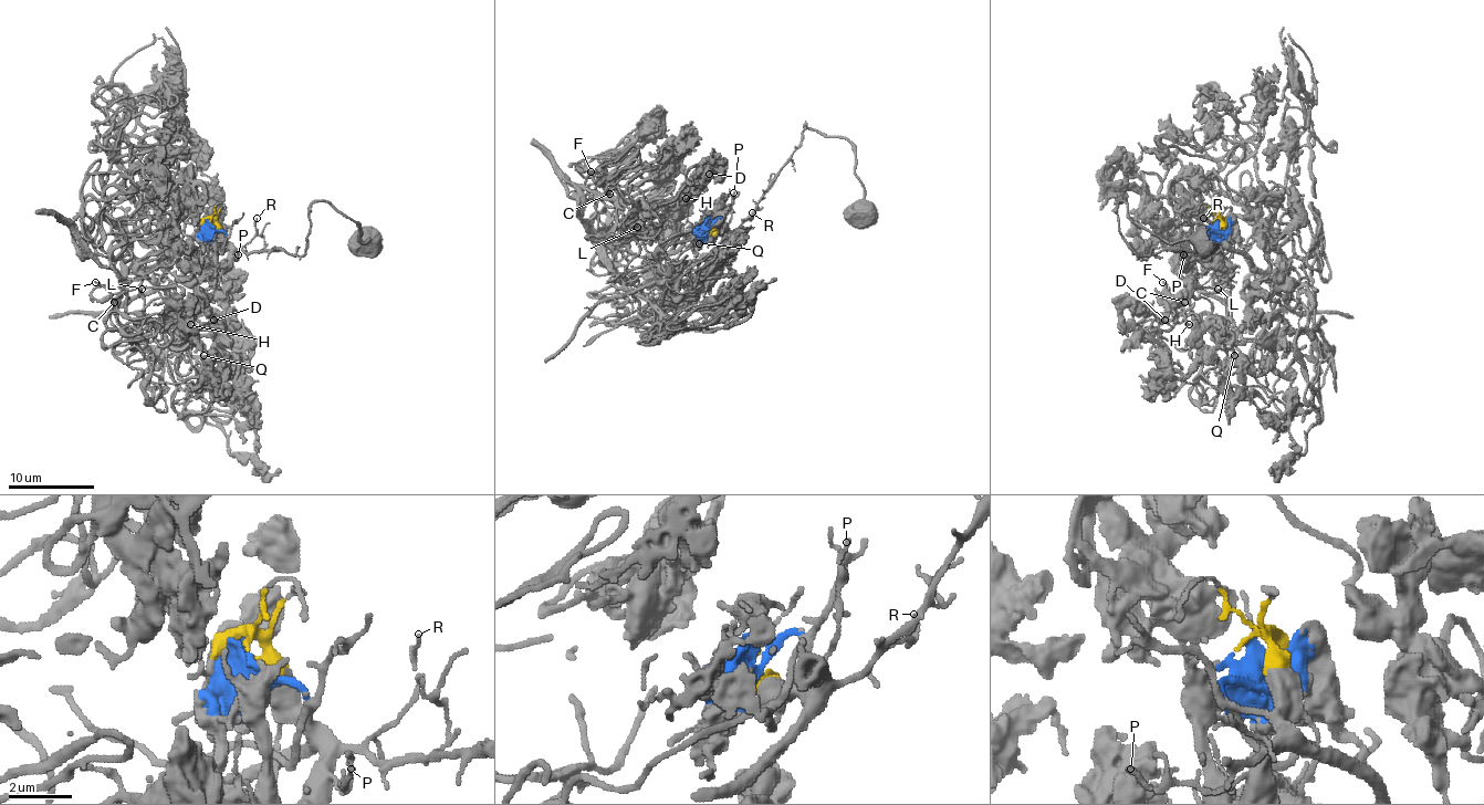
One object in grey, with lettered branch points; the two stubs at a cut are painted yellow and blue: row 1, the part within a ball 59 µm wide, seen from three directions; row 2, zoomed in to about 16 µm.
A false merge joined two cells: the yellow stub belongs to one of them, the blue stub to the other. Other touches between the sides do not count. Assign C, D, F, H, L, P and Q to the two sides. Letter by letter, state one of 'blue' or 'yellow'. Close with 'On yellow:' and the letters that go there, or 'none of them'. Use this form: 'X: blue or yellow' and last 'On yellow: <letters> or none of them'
C: blue
D: blue
F: blue
H: blue
L: blue
P: yellow
Q: blue
On yellow: P

